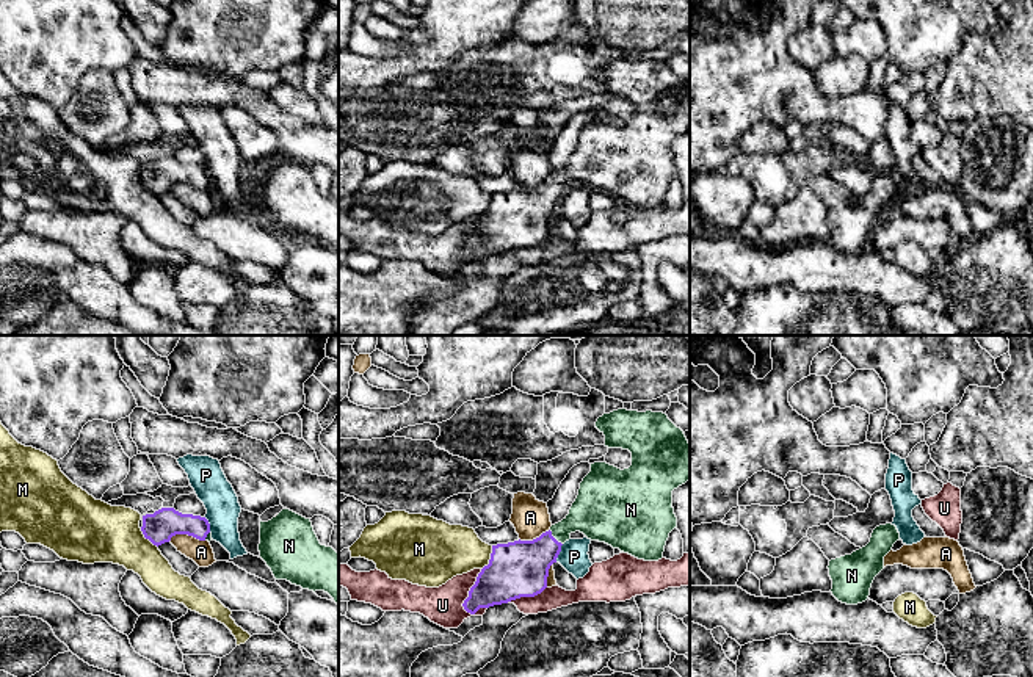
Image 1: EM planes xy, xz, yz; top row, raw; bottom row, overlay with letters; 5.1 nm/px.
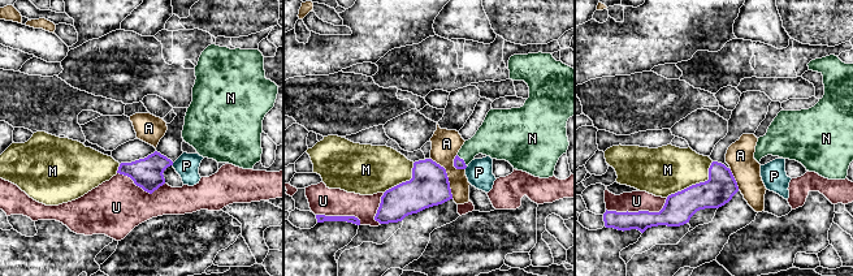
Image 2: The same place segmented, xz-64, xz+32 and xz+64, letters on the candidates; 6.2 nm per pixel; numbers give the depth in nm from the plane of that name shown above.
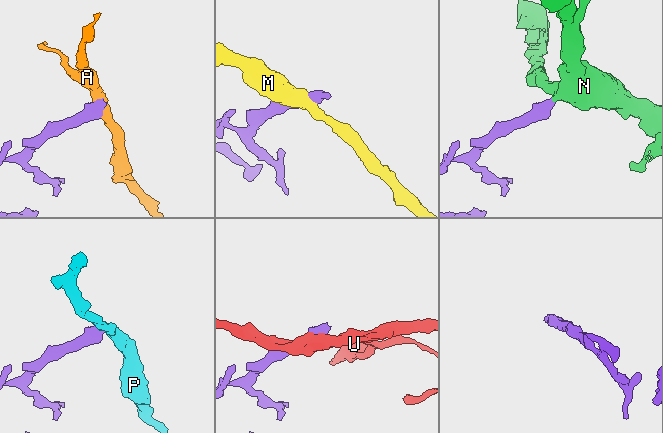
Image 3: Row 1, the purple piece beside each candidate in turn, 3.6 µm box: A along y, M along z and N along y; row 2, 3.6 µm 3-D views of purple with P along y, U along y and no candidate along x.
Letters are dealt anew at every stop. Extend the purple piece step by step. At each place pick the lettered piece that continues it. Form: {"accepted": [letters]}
{"accepted": ["N"]}

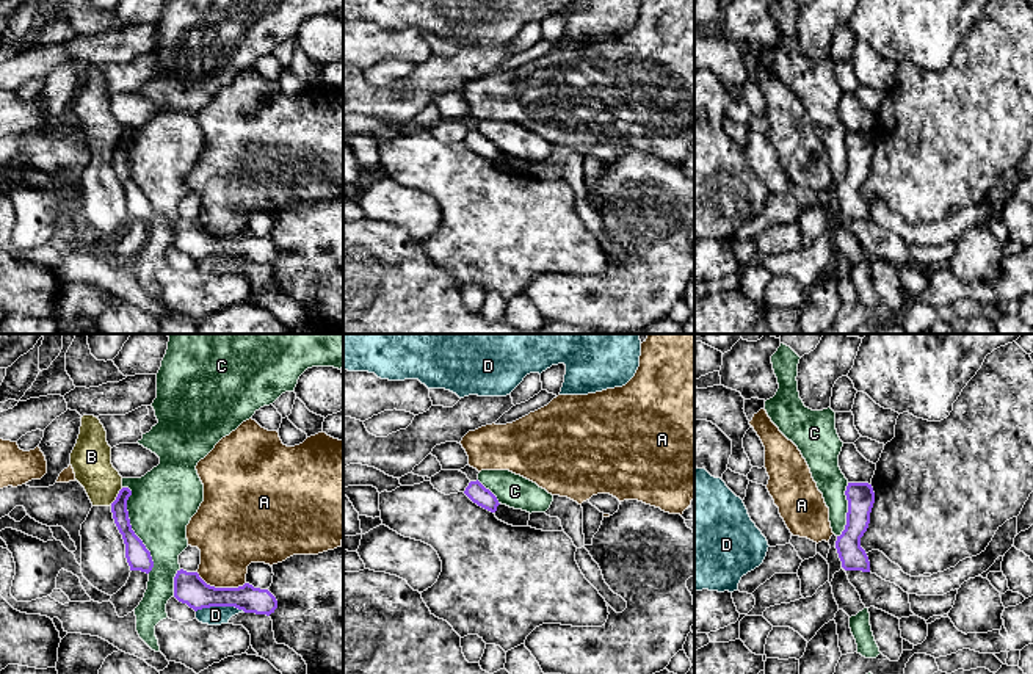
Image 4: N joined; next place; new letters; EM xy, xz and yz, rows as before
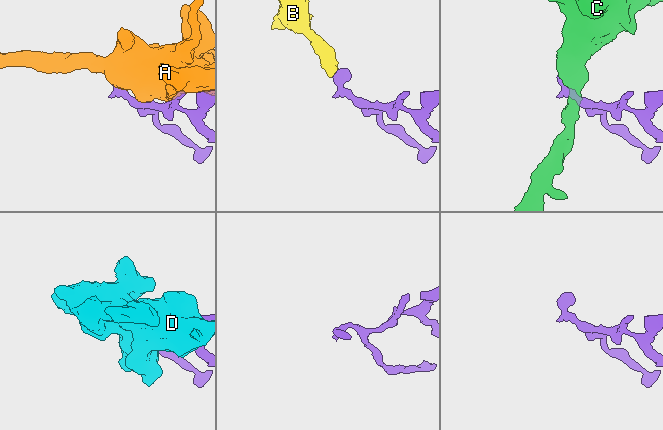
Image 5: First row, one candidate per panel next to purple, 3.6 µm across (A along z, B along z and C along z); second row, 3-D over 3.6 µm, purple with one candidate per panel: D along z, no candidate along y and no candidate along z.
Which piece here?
{"accepted": []}

